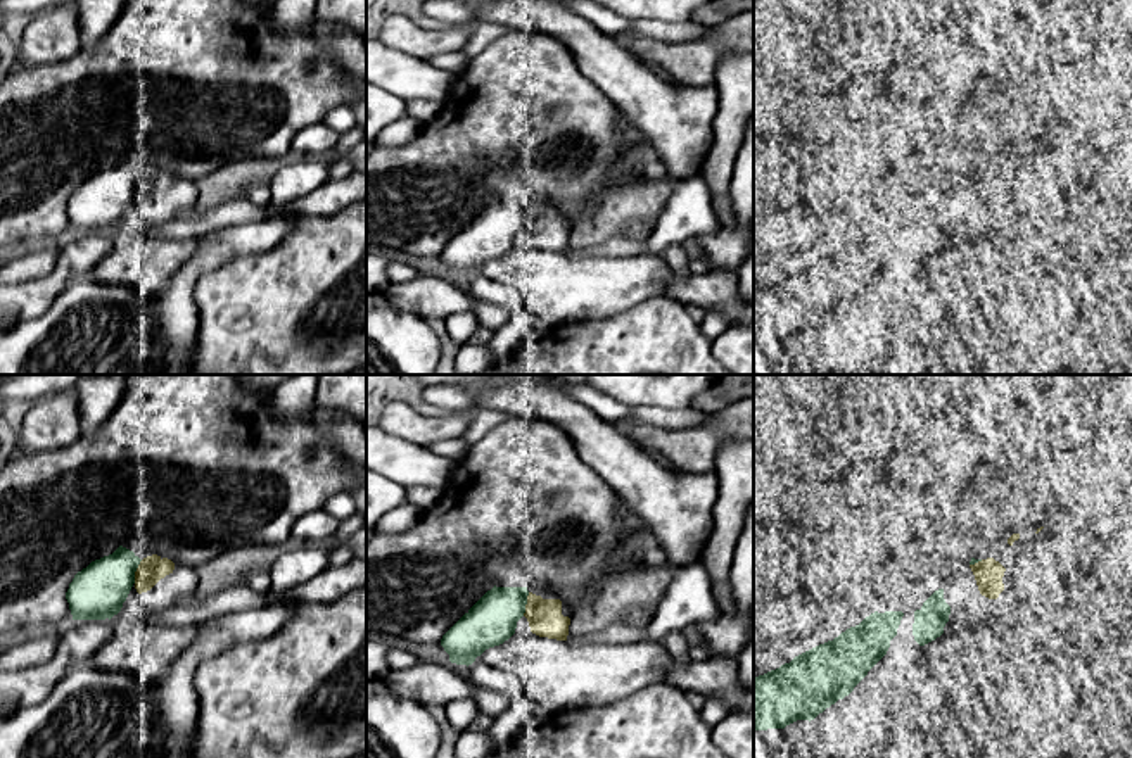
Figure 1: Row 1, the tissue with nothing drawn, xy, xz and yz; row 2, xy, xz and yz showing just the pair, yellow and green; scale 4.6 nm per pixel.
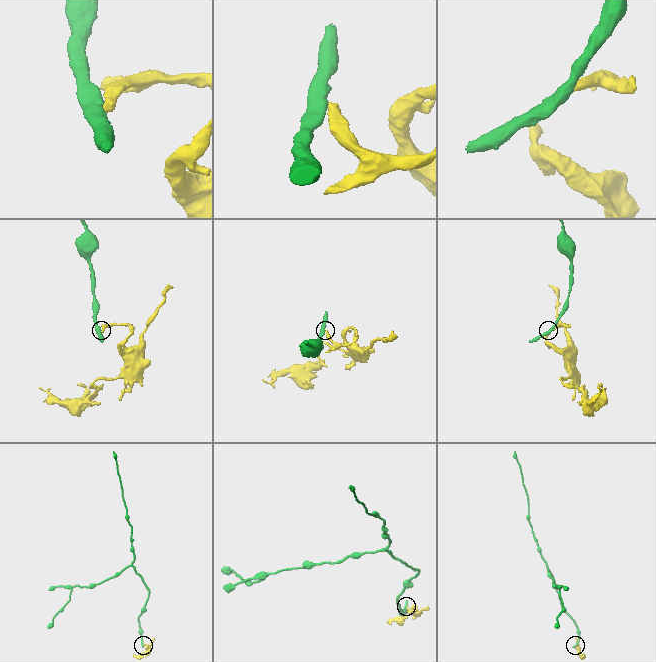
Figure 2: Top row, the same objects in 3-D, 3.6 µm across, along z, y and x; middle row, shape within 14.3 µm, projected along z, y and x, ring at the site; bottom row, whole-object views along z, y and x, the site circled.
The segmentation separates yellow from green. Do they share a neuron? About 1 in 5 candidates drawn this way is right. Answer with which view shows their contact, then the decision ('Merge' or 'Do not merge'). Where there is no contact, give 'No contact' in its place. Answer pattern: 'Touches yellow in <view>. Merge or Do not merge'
Touches yellow in xy. Do not merge

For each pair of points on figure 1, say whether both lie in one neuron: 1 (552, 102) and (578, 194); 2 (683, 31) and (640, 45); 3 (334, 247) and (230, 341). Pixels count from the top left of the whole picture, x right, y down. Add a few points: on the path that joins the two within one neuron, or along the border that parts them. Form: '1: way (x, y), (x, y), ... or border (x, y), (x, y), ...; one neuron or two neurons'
1: way (572, 125), (585, 137), (574, 157), (578, 171); one neuron
2: border (699, 40), (661, 42), (635, 38), (631, 42); two neurons
3: way (308, 271), (256, 323); one neuron

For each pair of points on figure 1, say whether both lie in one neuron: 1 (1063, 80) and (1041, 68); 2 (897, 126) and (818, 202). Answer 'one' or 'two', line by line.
1: one
2: one

